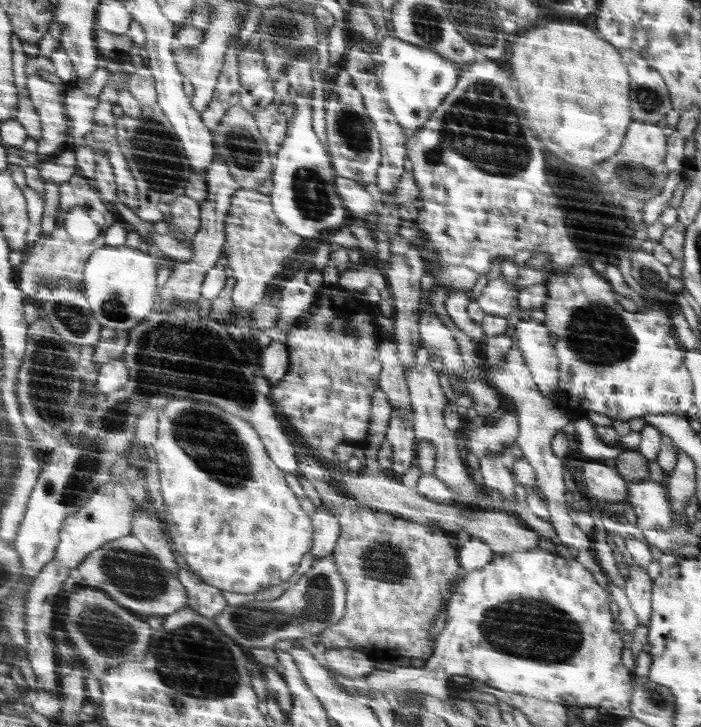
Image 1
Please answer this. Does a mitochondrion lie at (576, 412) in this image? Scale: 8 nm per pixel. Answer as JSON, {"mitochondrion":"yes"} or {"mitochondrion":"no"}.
{"mitochondrion":"no"}

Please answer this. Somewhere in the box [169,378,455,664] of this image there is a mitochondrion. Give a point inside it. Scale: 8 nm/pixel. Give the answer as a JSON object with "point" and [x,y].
{"point":[317,606]}

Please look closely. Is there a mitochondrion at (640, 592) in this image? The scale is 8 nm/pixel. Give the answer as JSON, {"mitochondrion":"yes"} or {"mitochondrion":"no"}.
{"mitochondrion":"no"}

